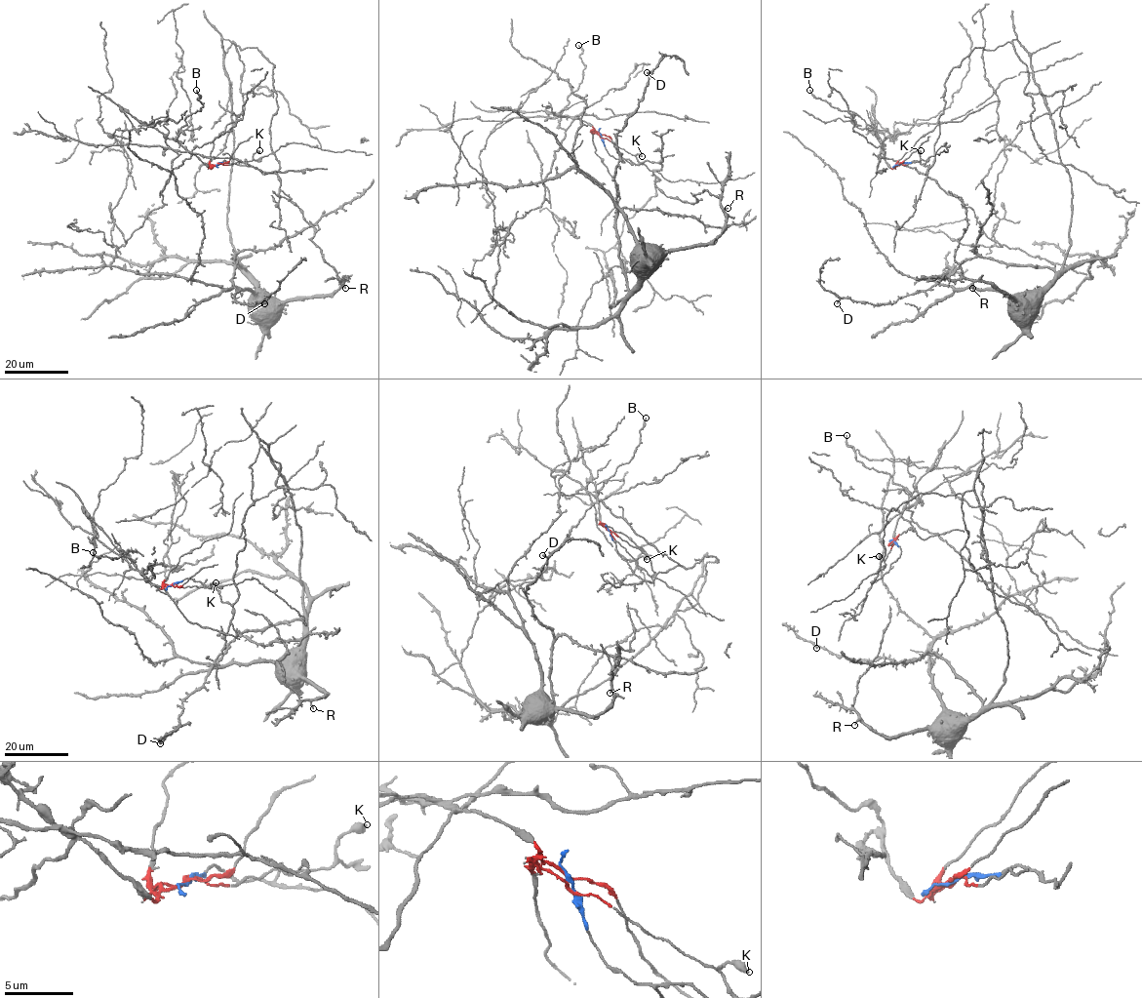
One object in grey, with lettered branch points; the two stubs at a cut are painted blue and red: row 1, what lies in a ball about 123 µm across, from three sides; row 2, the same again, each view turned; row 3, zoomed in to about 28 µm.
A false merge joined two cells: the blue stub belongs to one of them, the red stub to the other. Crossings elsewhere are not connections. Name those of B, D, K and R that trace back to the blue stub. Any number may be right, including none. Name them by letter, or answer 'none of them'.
D, R

